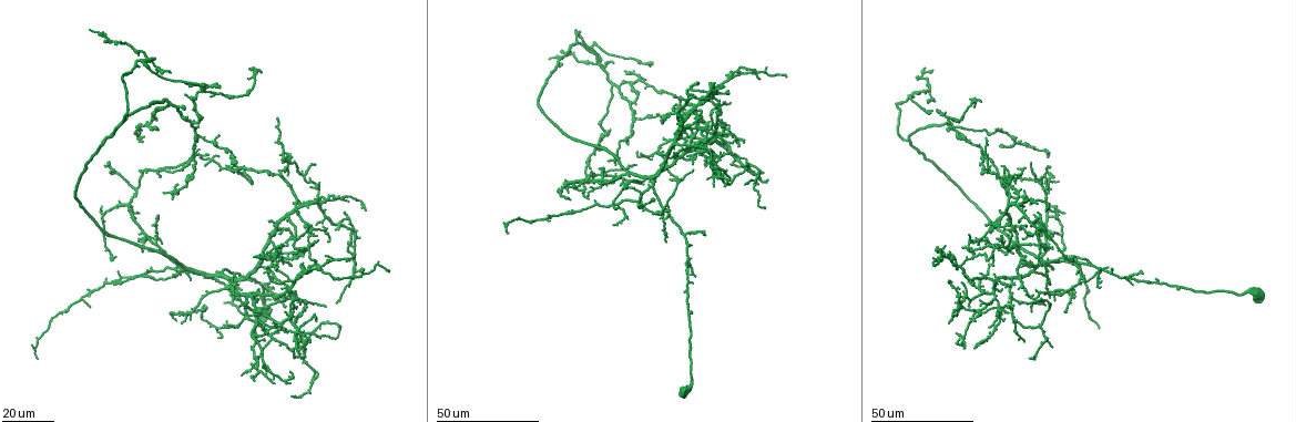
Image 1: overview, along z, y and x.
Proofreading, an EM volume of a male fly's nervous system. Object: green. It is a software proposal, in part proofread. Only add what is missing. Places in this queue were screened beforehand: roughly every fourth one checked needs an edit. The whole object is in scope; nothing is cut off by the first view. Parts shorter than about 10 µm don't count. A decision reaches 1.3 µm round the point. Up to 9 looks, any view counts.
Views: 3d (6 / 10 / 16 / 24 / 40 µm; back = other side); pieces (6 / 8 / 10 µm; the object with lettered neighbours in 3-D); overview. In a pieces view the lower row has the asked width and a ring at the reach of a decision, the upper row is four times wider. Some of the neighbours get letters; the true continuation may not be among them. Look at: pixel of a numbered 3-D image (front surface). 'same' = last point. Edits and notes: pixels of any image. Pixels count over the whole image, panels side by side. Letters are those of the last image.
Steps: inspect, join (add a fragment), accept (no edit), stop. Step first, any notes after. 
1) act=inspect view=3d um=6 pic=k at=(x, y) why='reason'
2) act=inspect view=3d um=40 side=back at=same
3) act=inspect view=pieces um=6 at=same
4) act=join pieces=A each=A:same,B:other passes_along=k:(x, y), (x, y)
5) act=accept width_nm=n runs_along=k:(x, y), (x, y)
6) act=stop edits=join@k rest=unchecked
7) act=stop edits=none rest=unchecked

act=inspect view=3d um=40 pic=1 at=(726, 169) why='free end'

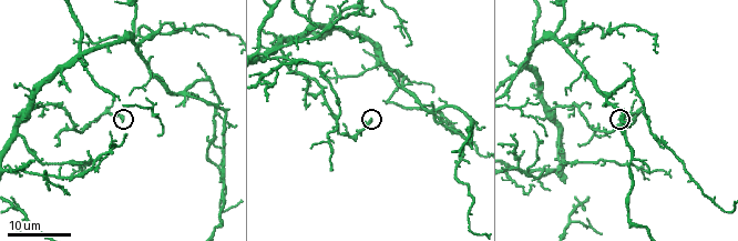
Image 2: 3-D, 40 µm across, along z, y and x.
act=inspect view=pieces um=8 pic=2 at=(370, 120) why='what lies round it'

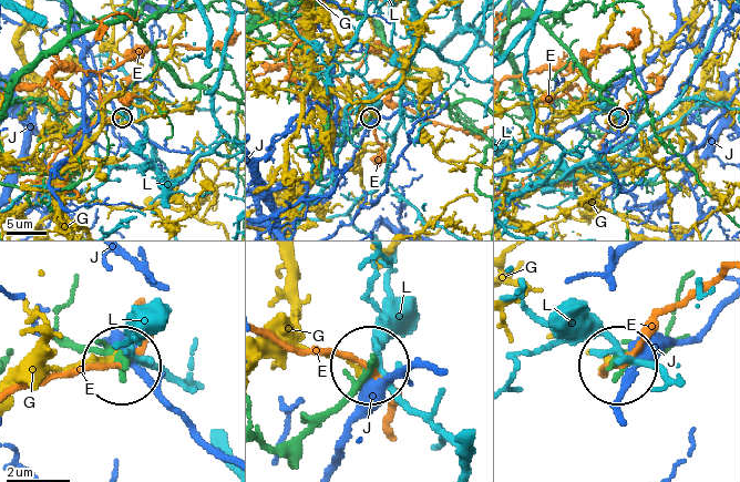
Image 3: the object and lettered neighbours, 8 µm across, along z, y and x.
act=accept each=E:other,G:other,J:other,L:other runs_along=3:(267, 439), (283, 444), (306, 431), (367, 370) found='none of them fits'

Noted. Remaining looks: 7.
act=inspect view=3d um=40 pic=1 at=(1064, 311) why='tapers out'

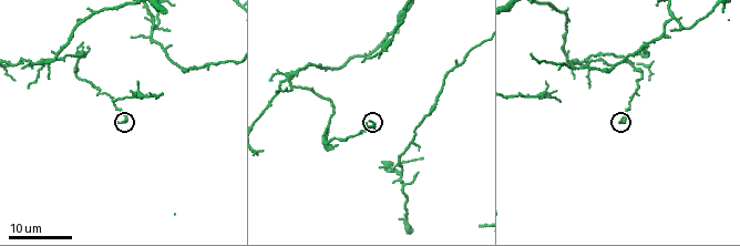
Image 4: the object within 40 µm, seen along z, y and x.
act=inspect view=pieces um=10 pic=4 at=(365, 125)

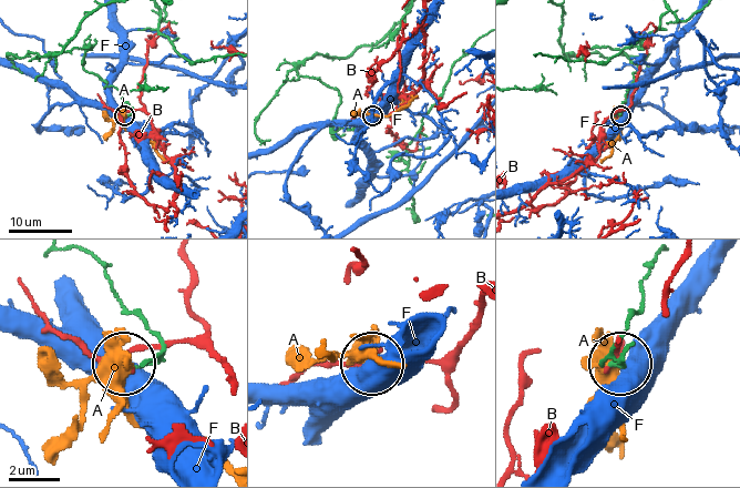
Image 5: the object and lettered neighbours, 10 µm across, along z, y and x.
act=accept each=A:other,B:other,F:other found='no lettered fragment goes on from it'

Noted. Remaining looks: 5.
act=inspect view=3d um=40 pic=1 at=(613, 226) why='branch stops here'

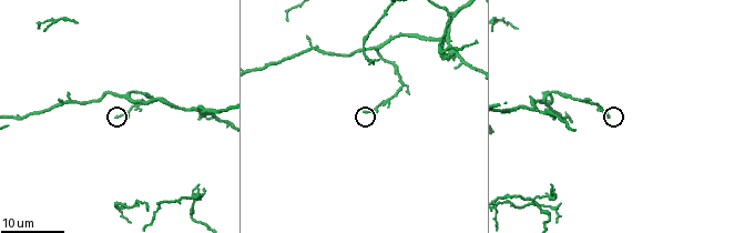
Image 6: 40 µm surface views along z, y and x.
act=inspect view=pieces um=8 pic=6 at=(363, 110)

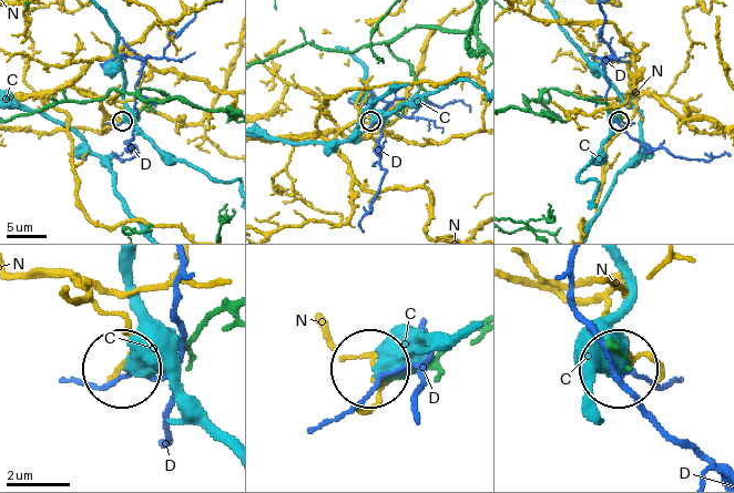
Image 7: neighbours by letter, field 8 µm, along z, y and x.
act=accept width_nm=180 each=C:other,D:other,N:other found='no lettered fragment goes on from it'

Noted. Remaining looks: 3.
act=inspect view=3d um=40 pic=1 at=(573, 54) why='branch stops here'

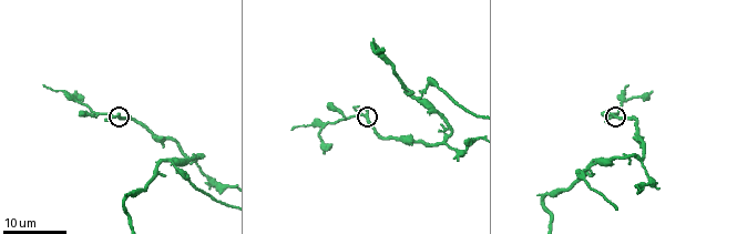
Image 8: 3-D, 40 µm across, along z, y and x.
act=inspect view=pieces um=8 pic=8 at=(120, 115) why='what lies round it'

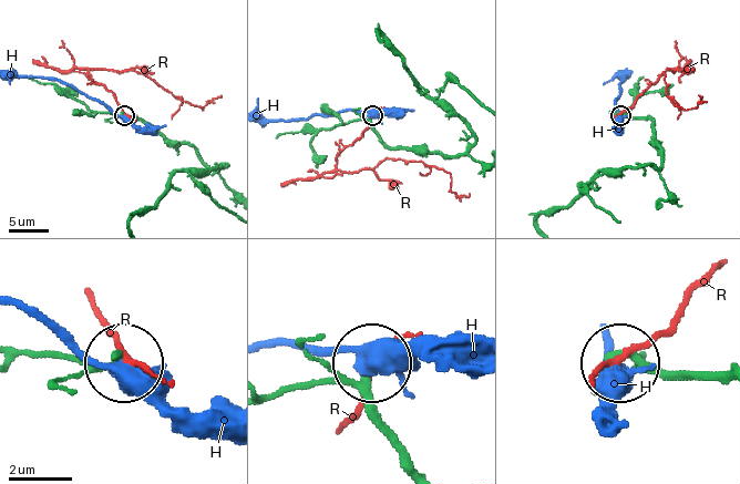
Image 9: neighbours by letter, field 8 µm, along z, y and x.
act=accept width_nm=240 each=H:other,R:other runs_along=9:(725, 378), (669, 378), (625, 357) found='none of them fits'

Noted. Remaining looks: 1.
act=stop edits=none rest=unchecked

